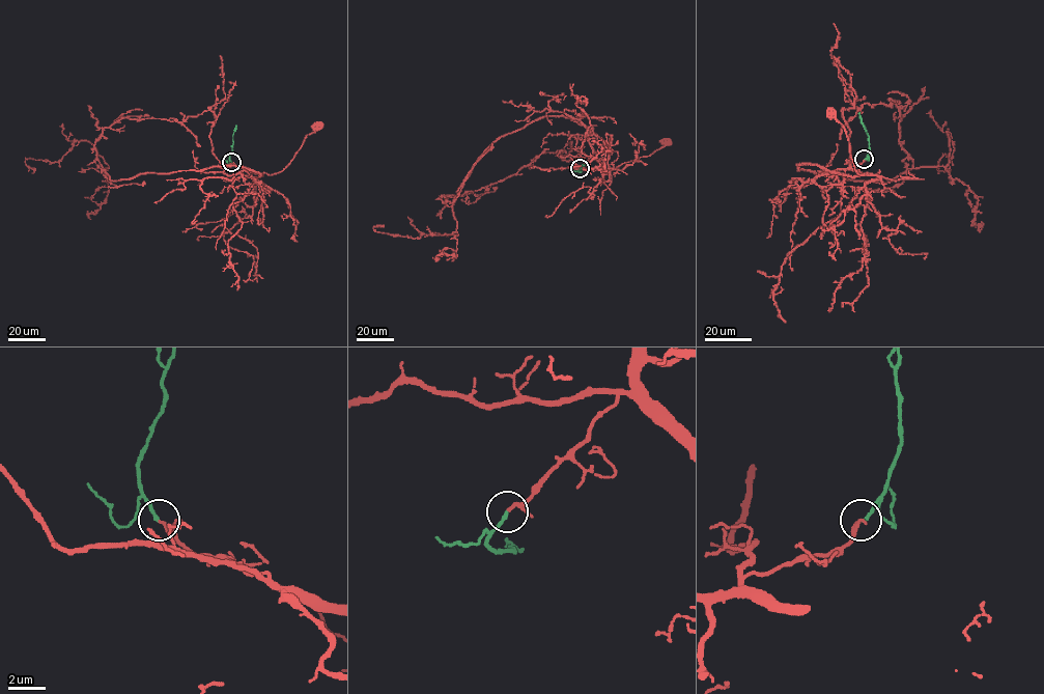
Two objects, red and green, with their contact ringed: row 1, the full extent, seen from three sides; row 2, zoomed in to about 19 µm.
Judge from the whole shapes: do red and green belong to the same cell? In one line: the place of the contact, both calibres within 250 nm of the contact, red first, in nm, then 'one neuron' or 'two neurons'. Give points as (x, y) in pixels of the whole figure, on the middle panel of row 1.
(580, 168) | 120/180 nm | one neuron

